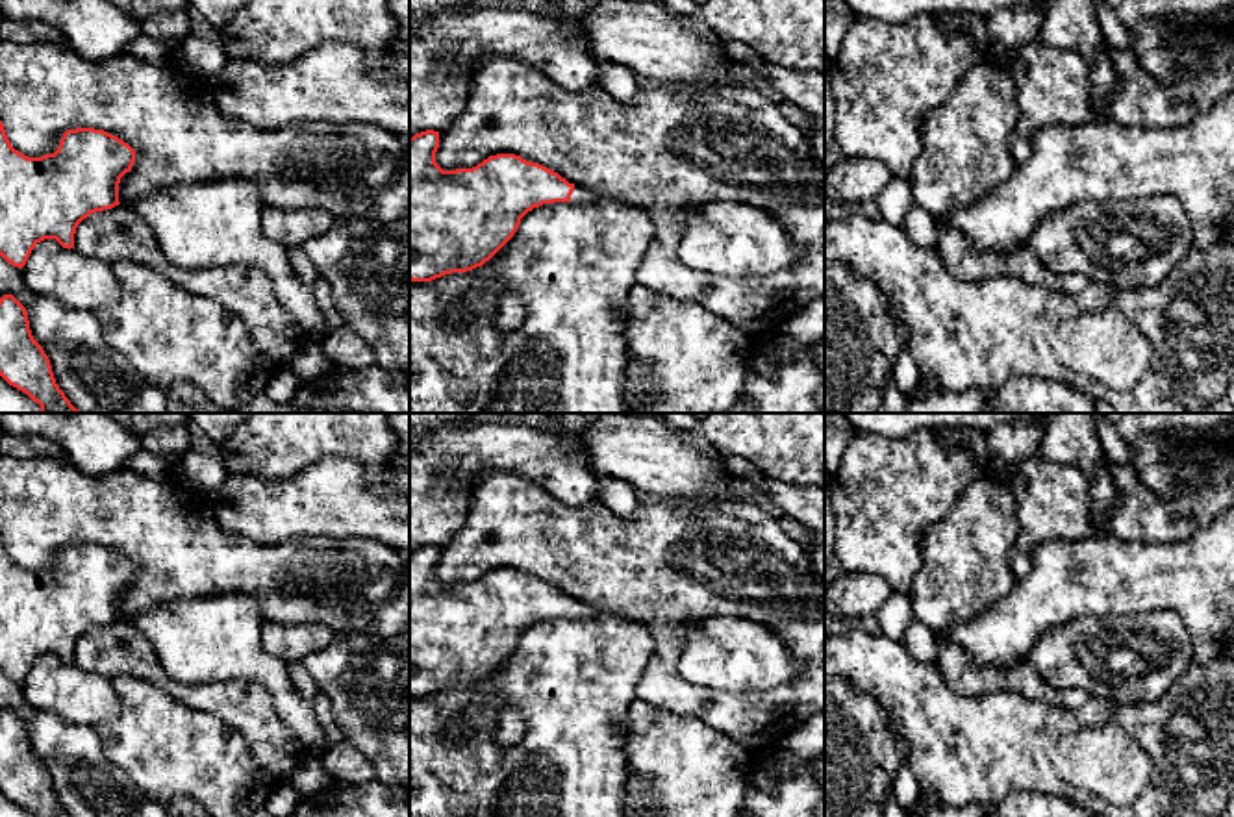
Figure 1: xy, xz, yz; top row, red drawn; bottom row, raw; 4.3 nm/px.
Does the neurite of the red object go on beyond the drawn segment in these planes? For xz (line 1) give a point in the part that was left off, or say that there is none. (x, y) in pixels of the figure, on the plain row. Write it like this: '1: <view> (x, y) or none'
1: xz (580, 610)

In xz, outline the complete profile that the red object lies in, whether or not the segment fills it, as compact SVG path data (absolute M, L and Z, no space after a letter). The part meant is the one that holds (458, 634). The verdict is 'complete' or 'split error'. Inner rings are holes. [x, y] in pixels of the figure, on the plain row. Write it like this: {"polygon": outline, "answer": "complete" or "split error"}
{"polygon": "M439 547L409 552L409 695L432 697L489 676L517 647L521 634L543 619L584 619L595 608L515 569L489 571L472 584L443 585L435 578Z", "answer": "split error"}

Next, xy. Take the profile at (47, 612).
{"polygon": "M0 535L0 671L22 684L44 654L74 663L74 648L83 634L120 619L119 598L133 576L135 565L128 558L94 543L67 545L54 569L28 572L11 561Z", "answer": "complete"}

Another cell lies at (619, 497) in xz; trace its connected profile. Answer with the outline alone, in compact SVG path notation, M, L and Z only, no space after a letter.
M611 476L598 478L598 500L623 519L634 519L639 506L636 489L628 482Z

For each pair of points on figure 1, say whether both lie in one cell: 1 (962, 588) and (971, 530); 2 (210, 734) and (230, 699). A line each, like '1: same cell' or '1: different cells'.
1: same cell
2: different cells

